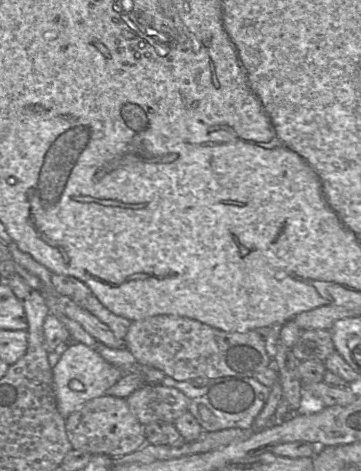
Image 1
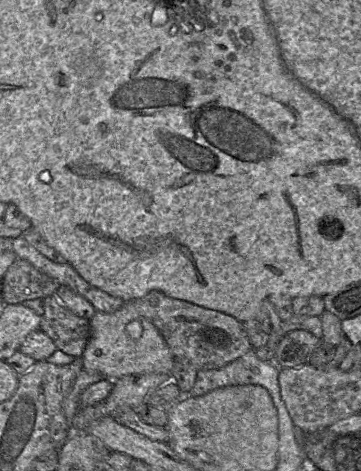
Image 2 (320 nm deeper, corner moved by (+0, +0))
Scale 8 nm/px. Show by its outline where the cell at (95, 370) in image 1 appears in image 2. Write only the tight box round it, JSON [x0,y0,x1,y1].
[81,301,174,380]

